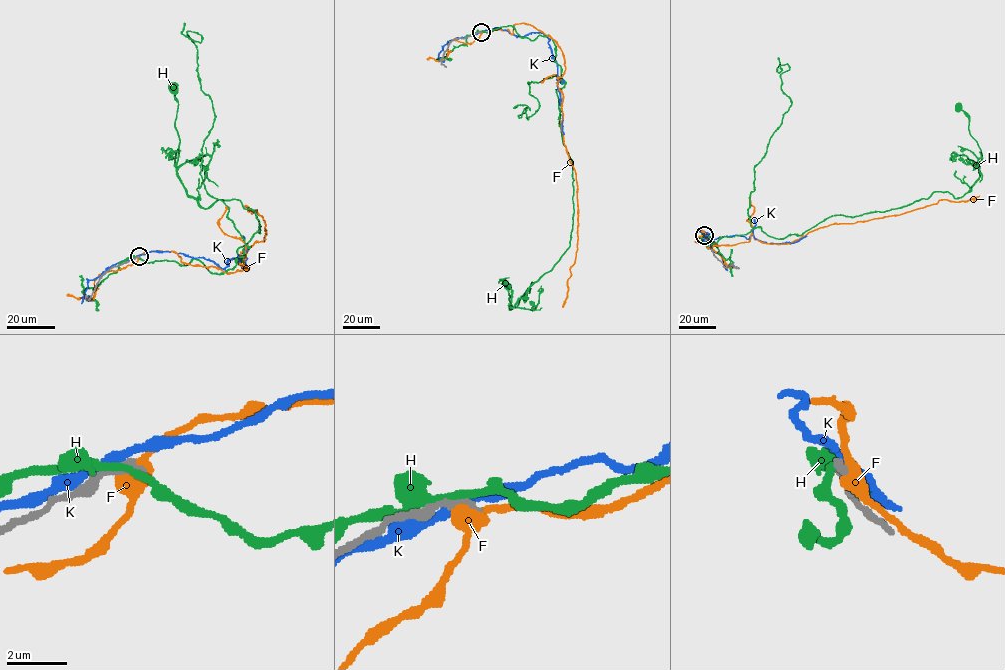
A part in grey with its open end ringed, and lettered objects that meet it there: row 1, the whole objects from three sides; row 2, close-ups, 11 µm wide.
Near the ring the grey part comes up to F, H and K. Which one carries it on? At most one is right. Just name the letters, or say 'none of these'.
none of these

